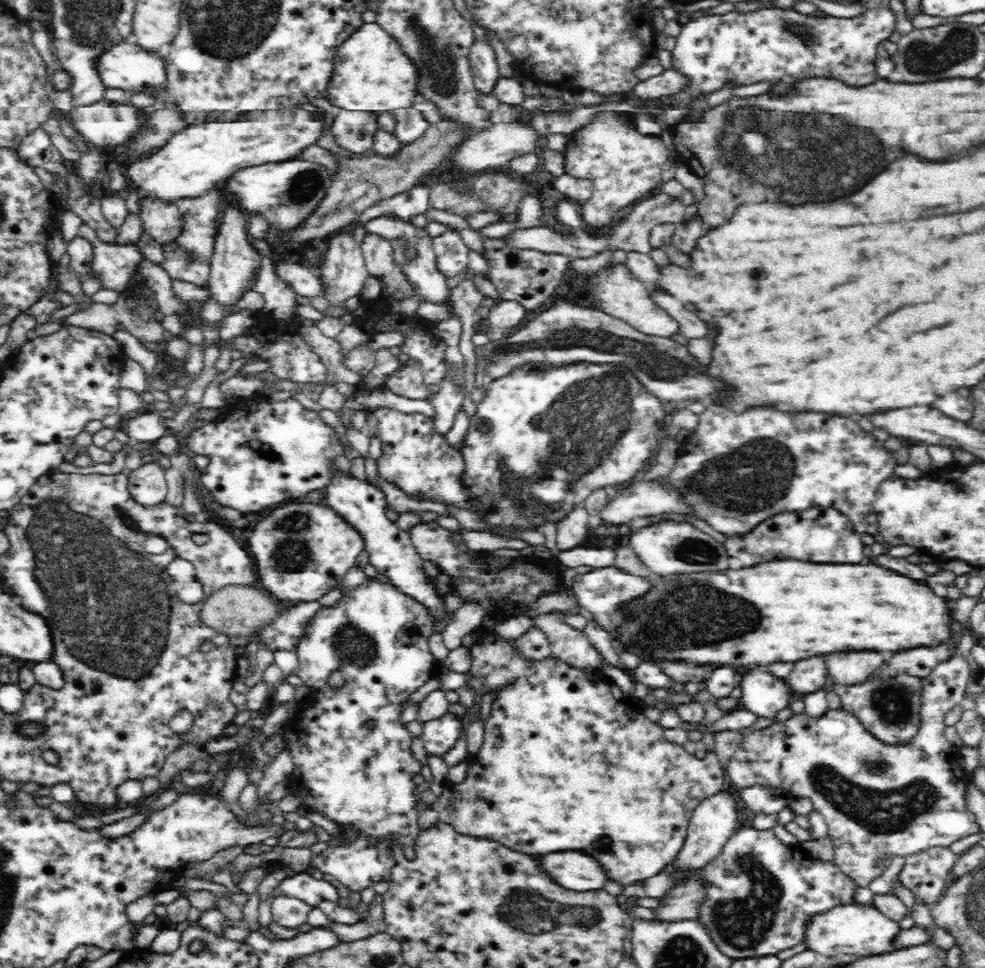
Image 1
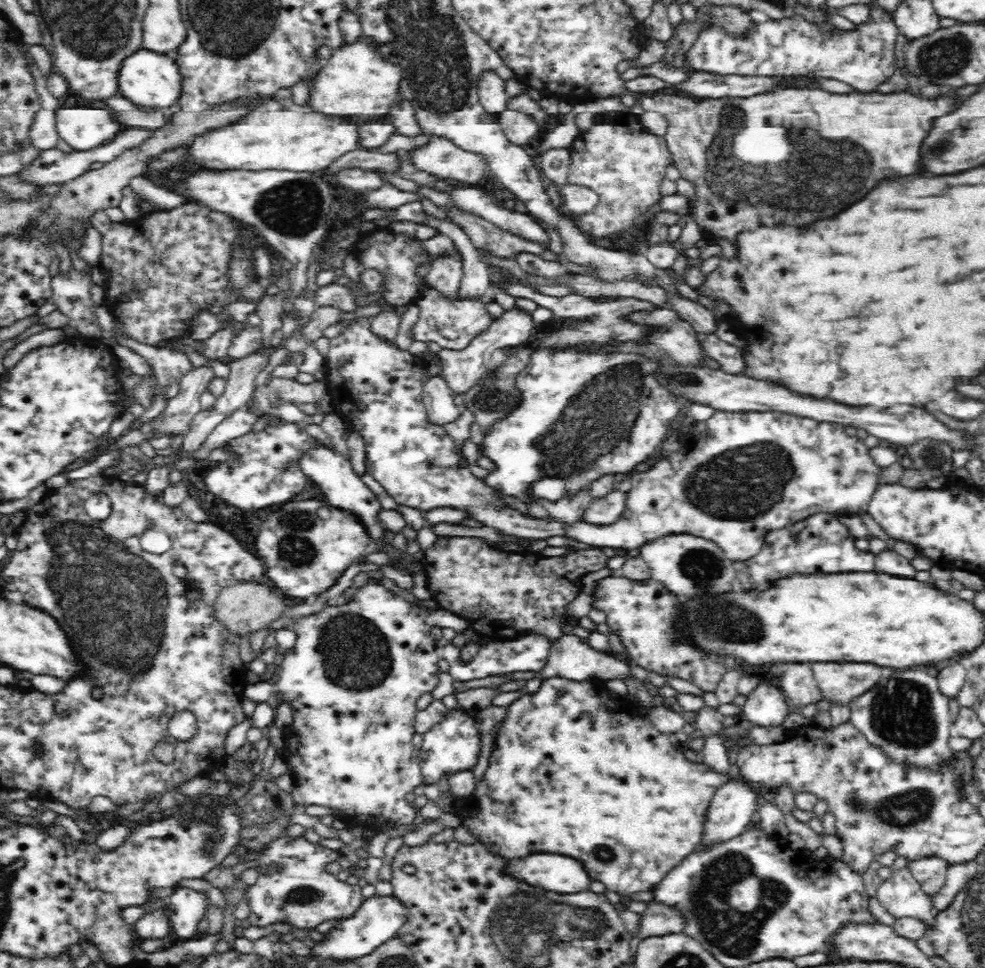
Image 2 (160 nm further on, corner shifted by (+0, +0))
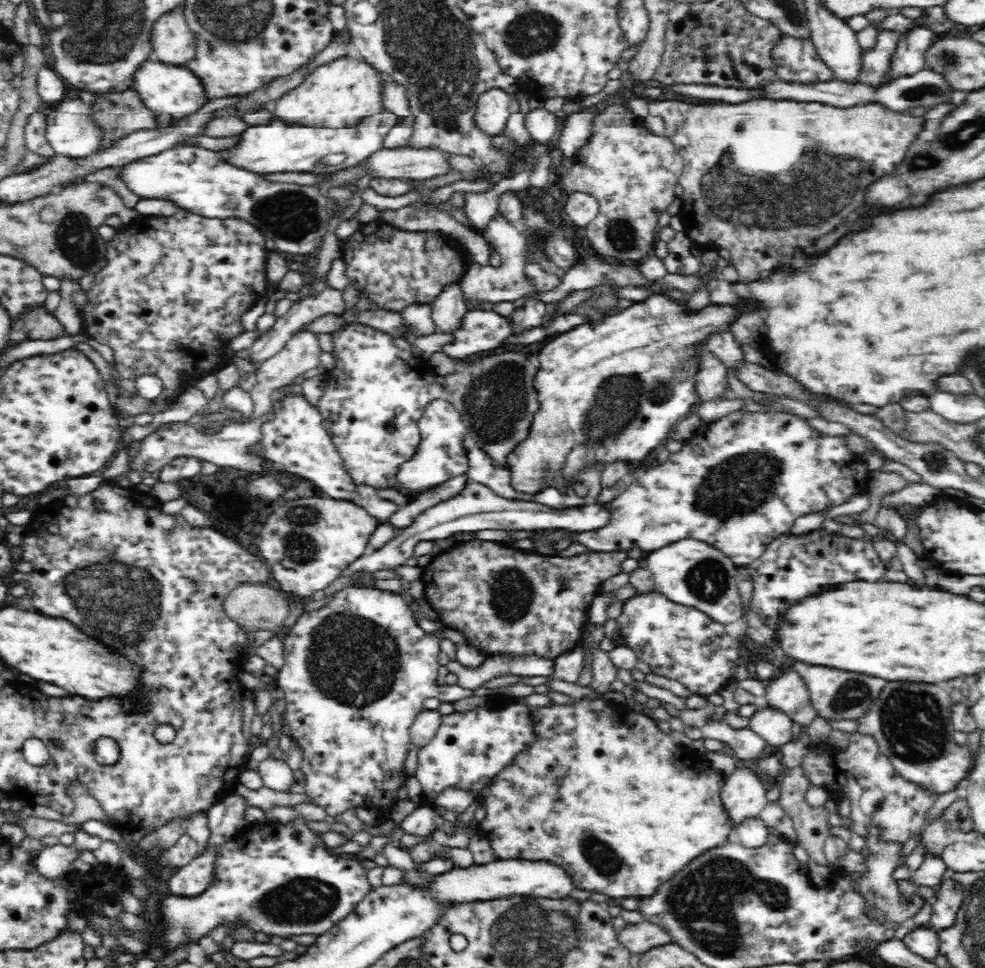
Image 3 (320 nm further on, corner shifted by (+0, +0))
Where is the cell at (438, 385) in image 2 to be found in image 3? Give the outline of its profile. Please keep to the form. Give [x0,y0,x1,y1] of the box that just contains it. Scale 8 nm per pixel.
[398,397,468,494]

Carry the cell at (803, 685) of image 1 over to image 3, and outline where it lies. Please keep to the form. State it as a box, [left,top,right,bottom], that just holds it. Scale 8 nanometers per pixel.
[762,669,817,726]

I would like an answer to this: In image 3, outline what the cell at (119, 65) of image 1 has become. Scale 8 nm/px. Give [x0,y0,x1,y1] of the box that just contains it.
[131,59,208,114]

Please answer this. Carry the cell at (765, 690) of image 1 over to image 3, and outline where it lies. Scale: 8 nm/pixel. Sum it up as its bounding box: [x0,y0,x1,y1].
[748,701,794,750]

